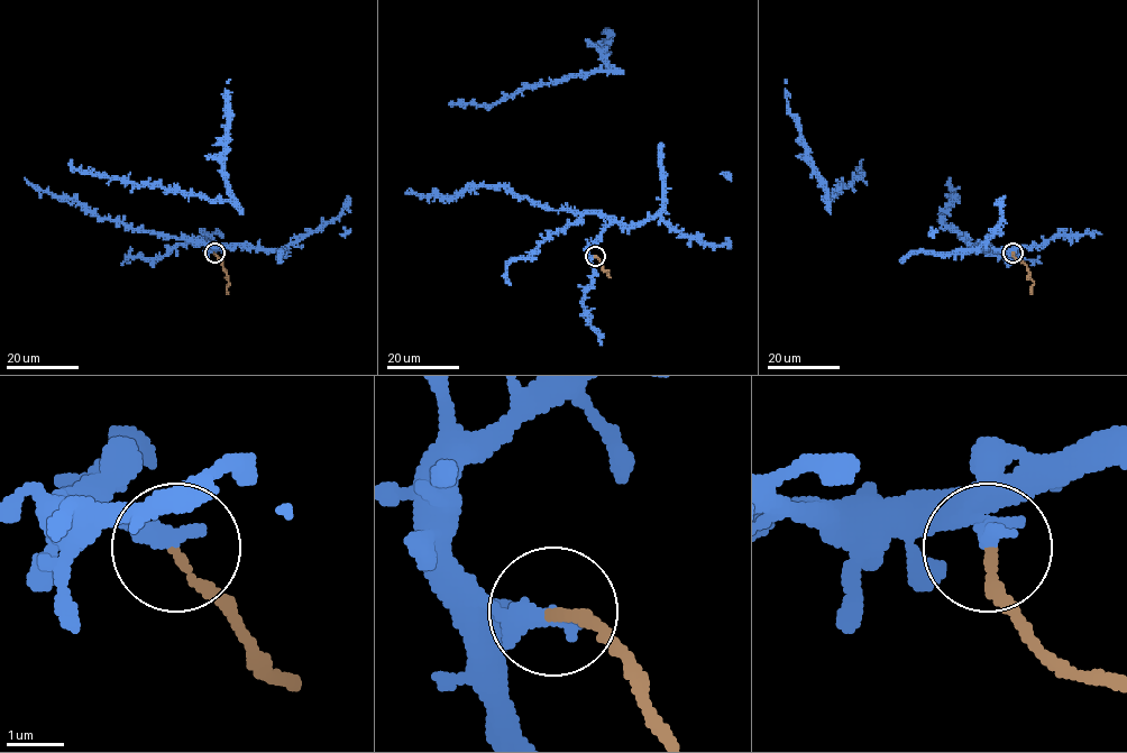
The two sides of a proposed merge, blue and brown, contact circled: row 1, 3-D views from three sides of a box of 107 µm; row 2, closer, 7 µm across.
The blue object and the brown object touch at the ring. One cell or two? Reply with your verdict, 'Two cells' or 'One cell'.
Two cells

